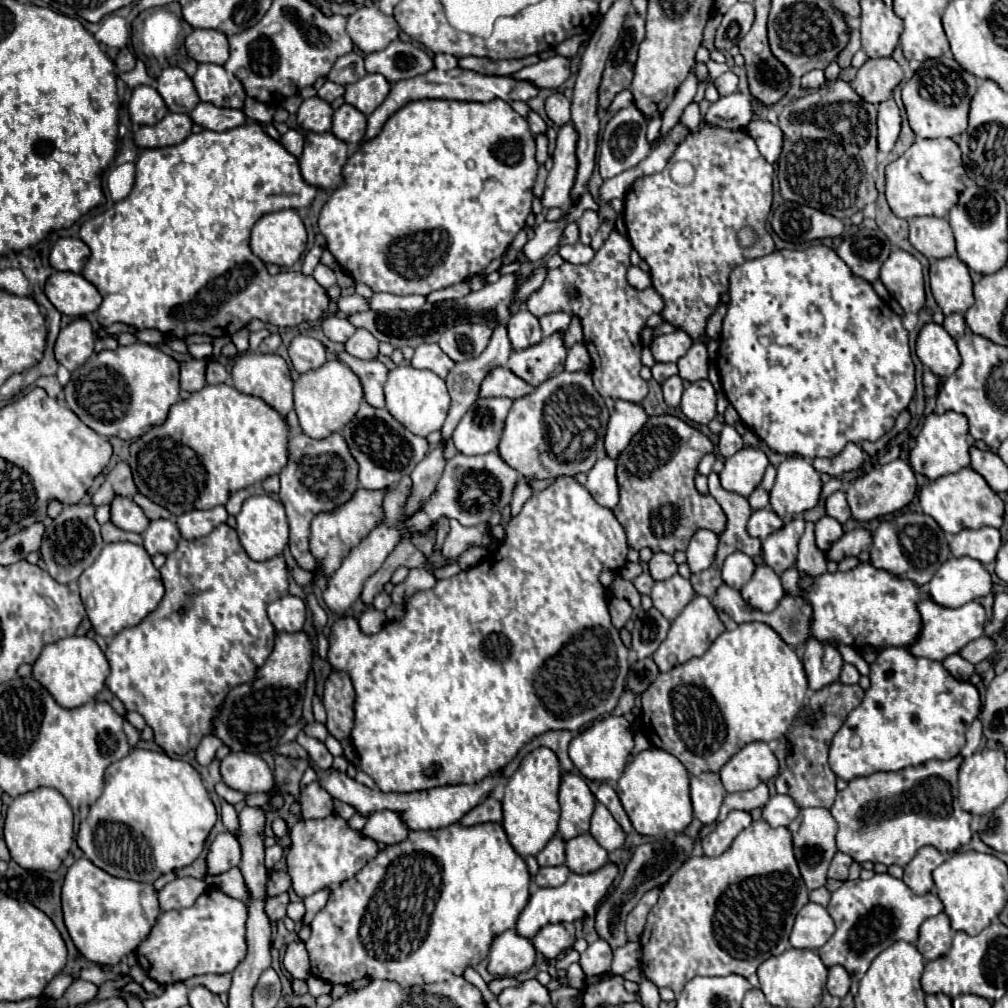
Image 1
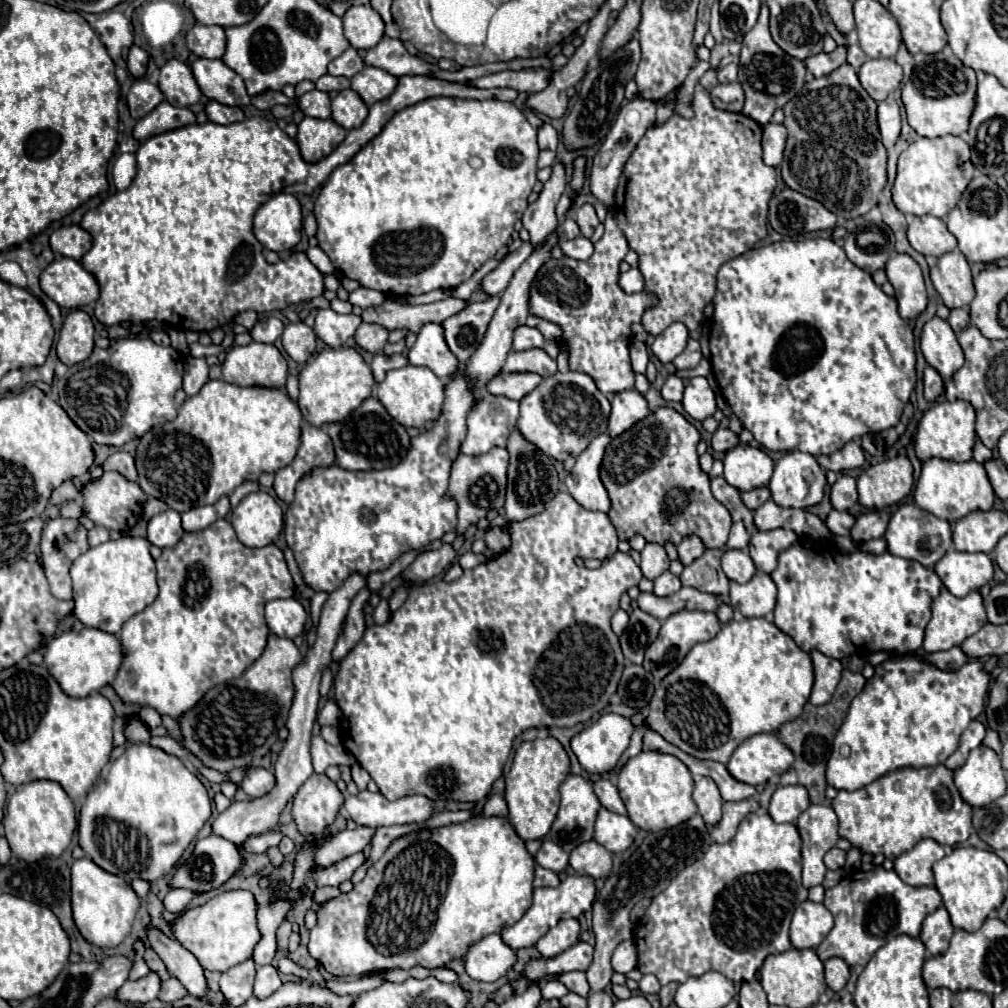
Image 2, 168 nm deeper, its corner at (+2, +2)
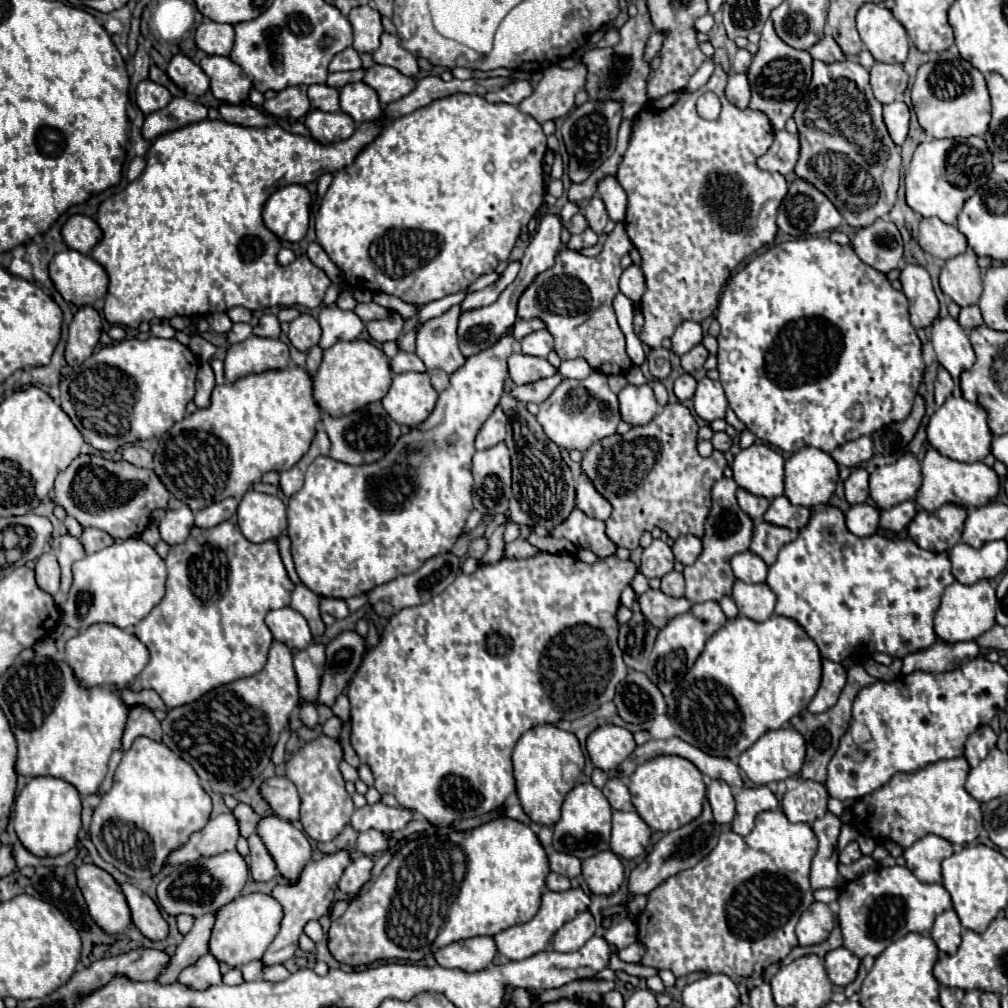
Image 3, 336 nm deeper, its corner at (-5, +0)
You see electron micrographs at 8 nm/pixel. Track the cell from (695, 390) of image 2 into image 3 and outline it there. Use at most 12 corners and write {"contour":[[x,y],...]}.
{"contour":[[704,376],[694,394],[694,410],[702,420],[724,418],[722,384]]}

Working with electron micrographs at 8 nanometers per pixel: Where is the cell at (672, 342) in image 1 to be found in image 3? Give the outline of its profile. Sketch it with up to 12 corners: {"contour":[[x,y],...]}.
{"contour":[[686,320],[672,336],[672,352],[686,354],[702,342],[700,324]]}

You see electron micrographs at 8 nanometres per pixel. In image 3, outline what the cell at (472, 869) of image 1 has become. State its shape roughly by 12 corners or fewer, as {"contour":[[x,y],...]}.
{"contour":[[512,818],[404,844],[330,924],[418,962],[528,922],[548,856]]}

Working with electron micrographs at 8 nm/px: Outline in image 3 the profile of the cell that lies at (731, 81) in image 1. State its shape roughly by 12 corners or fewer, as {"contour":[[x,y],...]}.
{"contour":[[746,48],[736,52],[734,72],[746,72],[752,54]]}

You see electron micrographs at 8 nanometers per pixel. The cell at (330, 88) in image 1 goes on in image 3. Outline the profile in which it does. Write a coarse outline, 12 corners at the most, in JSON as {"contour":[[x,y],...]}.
{"contour":[[364,68],[328,74],[326,86],[338,90],[360,82]]}

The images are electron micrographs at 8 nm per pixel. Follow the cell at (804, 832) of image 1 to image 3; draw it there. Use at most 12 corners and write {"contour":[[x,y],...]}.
{"contour":[[826,812],[812,824],[818,850],[812,888],[832,888],[838,872],[842,820]]}

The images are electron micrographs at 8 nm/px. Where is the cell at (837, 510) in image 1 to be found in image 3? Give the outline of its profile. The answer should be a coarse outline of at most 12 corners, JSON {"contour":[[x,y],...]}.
{"contour":[[854,468],[844,482],[850,504],[868,500],[868,472]]}

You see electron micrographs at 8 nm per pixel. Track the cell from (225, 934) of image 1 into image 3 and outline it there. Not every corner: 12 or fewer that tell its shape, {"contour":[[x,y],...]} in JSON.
{"contour":[[246,894],[218,908],[210,954],[234,968],[260,960],[282,906]]}

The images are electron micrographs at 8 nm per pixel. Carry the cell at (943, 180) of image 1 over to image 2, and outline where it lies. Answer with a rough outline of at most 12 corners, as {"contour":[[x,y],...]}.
{"contour":[[963,138],[901,152],[893,202],[945,218],[975,166]]}

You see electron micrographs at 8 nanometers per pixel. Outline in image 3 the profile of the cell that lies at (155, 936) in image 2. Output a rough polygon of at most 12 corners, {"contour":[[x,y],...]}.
{"contour":[[122,884],[132,922],[154,942],[170,928],[158,904],[132,884]]}

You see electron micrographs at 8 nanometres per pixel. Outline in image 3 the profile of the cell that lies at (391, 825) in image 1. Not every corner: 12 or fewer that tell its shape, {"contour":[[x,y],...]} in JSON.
{"contour":[[352,850],[304,866],[302,878],[276,884],[280,932],[264,966],[296,956],[308,920],[328,914]]}

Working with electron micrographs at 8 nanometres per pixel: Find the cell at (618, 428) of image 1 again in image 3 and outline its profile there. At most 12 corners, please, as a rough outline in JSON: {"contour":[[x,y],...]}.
{"contour":[[628,384],[618,394],[622,420],[650,422],[658,410],[648,384]]}

